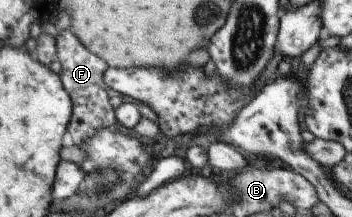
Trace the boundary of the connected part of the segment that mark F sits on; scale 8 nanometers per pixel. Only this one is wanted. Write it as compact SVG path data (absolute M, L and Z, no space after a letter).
M70 28L57 34L55 47L55 58L60 64L60 73L57 77L70 97L72 105L67 131L74 146L79 146L82 141L92 137L99 129L114 128L117 122L113 108L108 103L106 90L104 90L103 72L108 66L84 48Z

